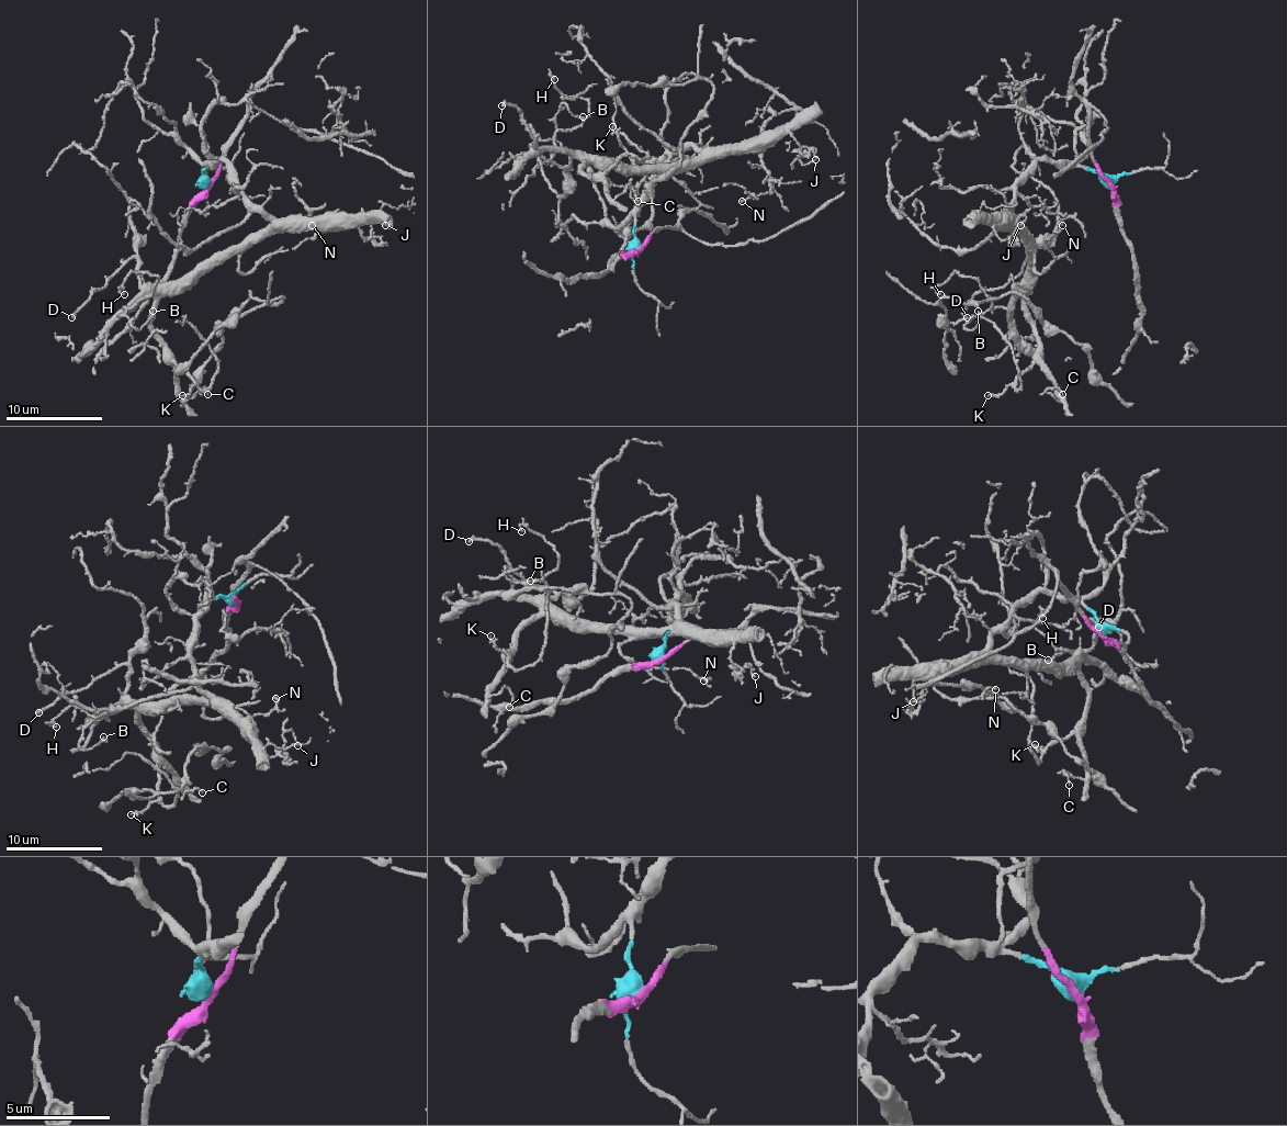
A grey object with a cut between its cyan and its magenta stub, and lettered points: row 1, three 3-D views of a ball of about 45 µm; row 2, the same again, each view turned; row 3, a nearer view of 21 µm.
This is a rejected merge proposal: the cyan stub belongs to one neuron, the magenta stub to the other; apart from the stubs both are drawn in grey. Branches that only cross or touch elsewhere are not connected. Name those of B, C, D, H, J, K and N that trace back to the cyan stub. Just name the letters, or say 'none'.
B, C, D, H, J, K, N

